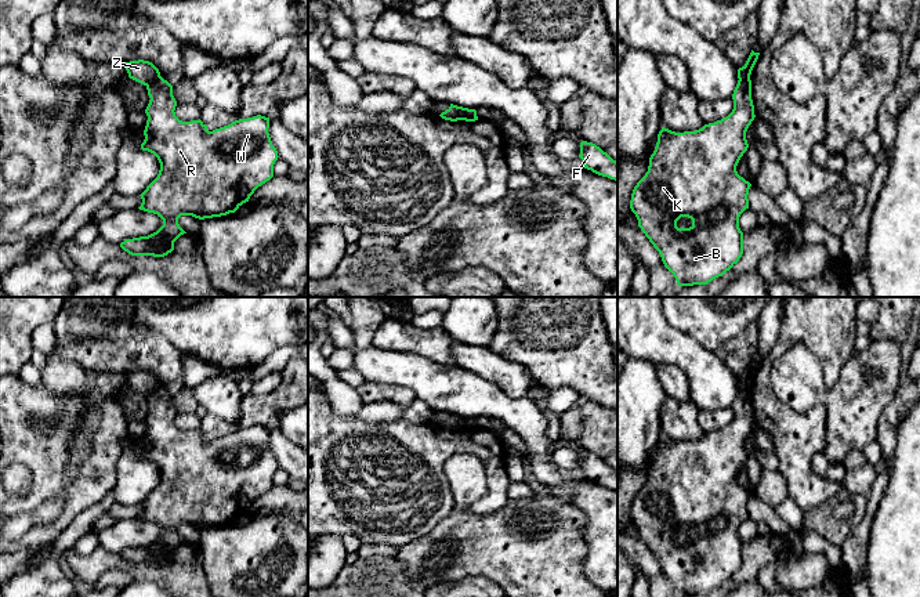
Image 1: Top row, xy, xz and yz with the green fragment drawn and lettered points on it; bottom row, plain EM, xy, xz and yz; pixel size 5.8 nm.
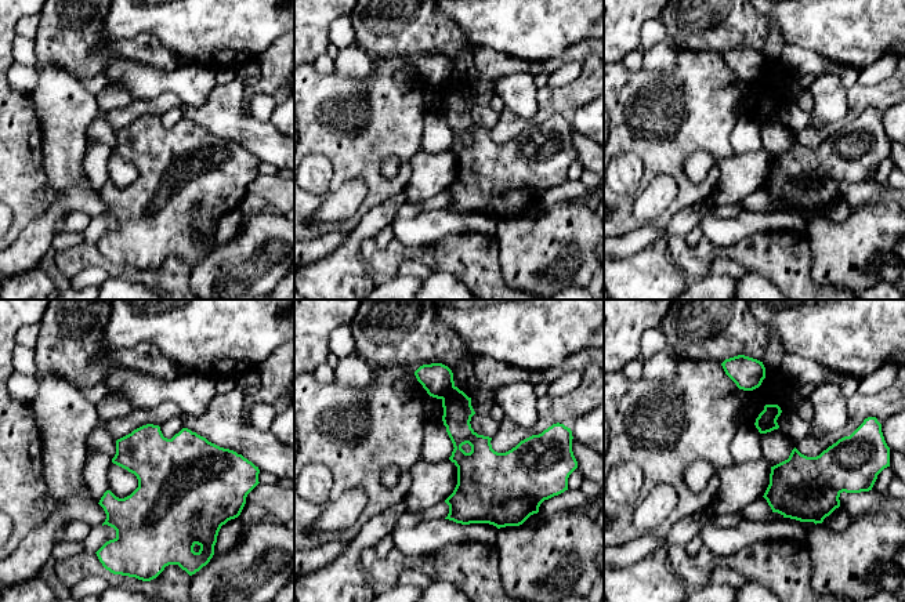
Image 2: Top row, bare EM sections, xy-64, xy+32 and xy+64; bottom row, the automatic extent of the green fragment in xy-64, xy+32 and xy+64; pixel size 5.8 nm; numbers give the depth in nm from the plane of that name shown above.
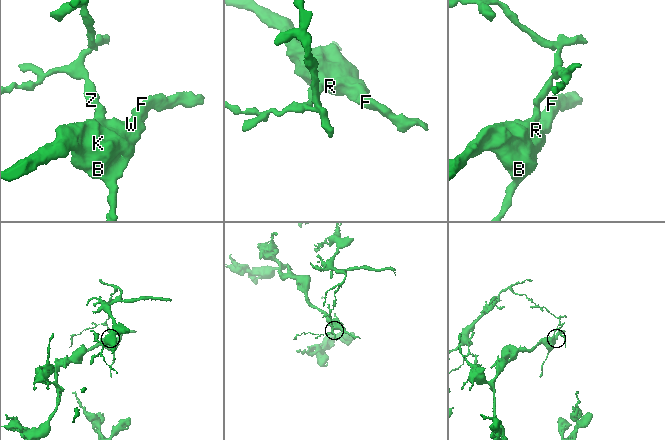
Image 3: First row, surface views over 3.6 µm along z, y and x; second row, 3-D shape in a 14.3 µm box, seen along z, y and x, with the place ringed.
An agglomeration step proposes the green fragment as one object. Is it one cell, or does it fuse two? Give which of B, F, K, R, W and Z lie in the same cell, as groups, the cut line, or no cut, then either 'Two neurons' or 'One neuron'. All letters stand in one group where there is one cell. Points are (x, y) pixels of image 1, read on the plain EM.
Groups: B F K R W / Z. Split along xy (159, 384), (147, 395). Two neurons

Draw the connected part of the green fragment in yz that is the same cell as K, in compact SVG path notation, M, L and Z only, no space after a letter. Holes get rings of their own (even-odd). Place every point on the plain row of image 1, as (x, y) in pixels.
M750 388L738 390L732 409L734 419L727 427L705 434L699 439L675 442L662 437L649 467L648 481L631 503L630 518L638 529L638 536L659 561L664 576L673 583L678 596L707 594L729 580L743 564L739 527L749 518L747 504L751 493L738 484L736 475L749 457L746 441L756 427ZM681 527L691 528L692 535L678 538L677 531Z

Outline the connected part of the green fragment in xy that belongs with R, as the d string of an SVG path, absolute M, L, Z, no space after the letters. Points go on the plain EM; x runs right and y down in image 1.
M162 386L146 399L151 409L145 419L148 430L141 459L157 467L160 480L140 504L142 513L138 518L157 524L163 535L148 546L126 549L120 557L131 565L164 567L174 560L174 551L186 543L178 533L181 525L204 529L235 522L258 496L274 486L279 466L268 442L269 427L257 424L209 441L200 428L182 431L175 426L173 395Z

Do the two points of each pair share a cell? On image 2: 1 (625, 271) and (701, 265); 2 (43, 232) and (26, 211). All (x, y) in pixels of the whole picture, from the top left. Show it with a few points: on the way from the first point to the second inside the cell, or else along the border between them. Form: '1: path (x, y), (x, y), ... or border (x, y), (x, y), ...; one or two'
1: border (670, 235), (668, 256), (684, 274); two
2: border (55, 195), (51, 205), (33, 218), (14, 242); two

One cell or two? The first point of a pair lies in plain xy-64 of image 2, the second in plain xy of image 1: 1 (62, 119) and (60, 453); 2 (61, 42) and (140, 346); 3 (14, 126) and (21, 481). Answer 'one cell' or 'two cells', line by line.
1: two cells
2: one cell
3: two cells

